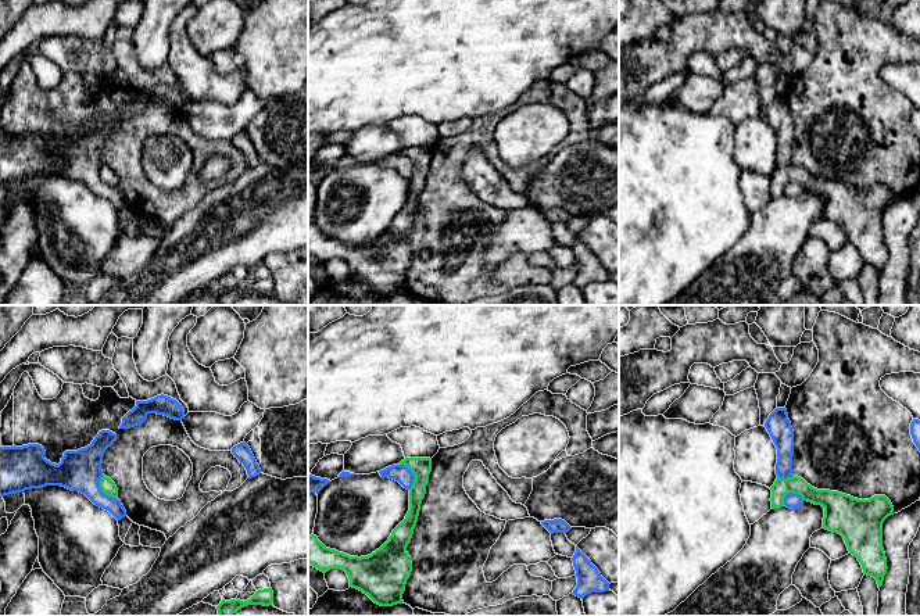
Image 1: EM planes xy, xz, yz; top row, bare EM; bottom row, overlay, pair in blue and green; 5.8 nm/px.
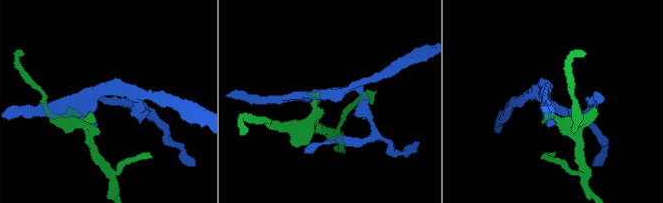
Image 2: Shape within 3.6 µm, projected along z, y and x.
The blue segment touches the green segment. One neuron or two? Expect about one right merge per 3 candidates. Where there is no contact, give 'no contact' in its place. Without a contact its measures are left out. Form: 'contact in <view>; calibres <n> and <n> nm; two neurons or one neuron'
contact in xy; calibres 240 and 90 nm; two neurons

